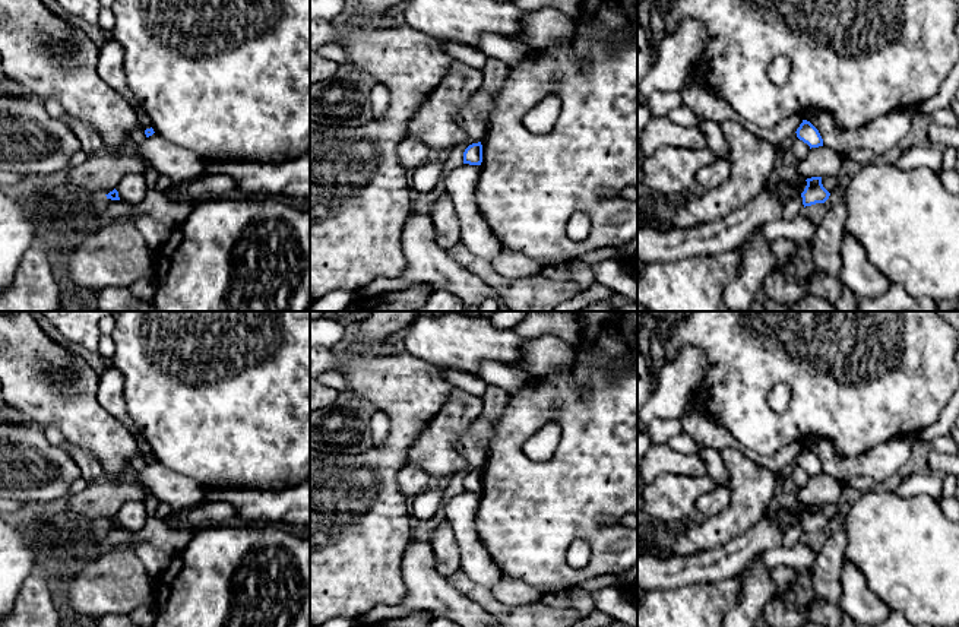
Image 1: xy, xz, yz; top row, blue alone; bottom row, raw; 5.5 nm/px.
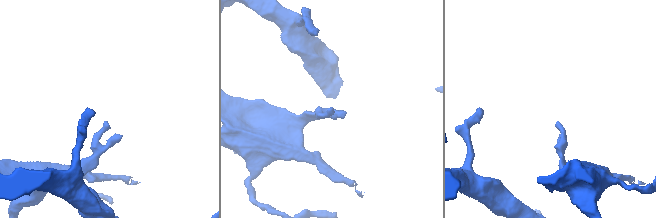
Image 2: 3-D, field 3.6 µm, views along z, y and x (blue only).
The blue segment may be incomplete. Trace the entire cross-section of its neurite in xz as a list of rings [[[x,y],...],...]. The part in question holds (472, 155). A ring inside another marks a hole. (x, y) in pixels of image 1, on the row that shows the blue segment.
[[[481,142],[469,145],[463,152],[463,164],[481,165],[481,162],[482,162]]]

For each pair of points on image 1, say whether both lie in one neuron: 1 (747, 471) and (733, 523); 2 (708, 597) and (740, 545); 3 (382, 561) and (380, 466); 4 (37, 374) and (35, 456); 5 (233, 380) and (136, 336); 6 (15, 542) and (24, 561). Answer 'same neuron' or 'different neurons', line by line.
1: same neuron
2: different neurons
3: same neuron
4: different neurons
5: same neuron
6: same neuron

